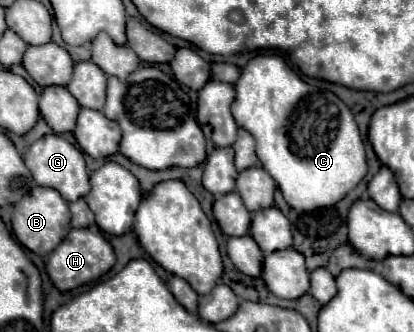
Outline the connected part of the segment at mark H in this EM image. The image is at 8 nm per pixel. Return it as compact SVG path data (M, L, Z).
M71 229L67 239L49 255L45 269L47 269L49 279L59 291L71 291L71 289L77 289L85 283L99 279L113 265L115 265L115 253L103 235L91 233L89 229Z

